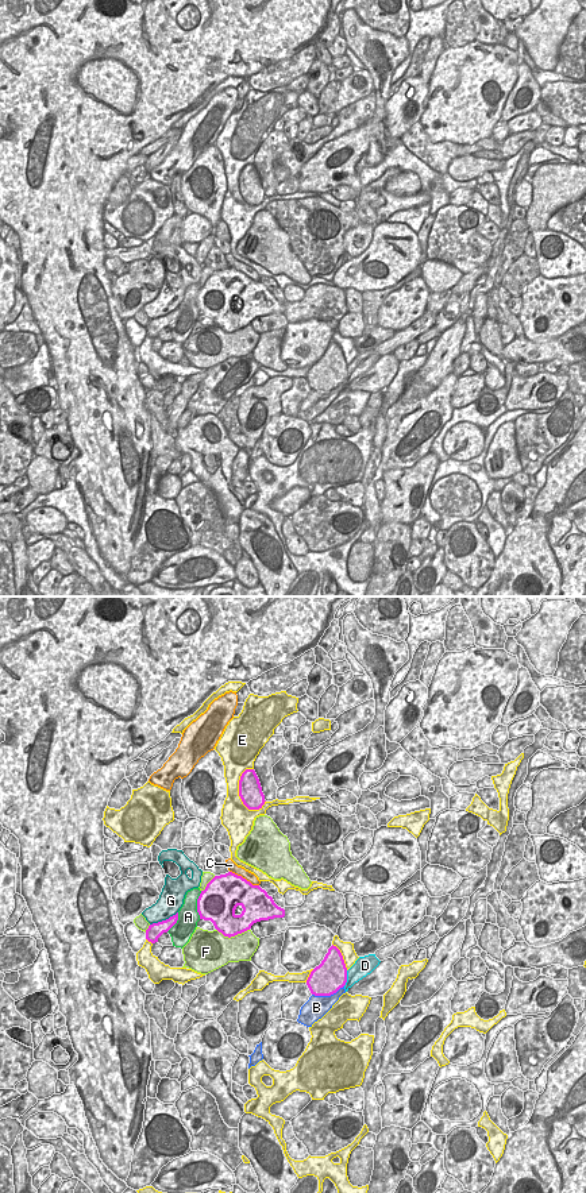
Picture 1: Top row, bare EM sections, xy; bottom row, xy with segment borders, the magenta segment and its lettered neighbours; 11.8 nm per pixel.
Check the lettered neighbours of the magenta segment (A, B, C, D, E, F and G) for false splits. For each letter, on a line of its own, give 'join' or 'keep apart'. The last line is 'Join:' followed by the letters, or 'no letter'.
A: keep apart
B: keep apart
C: keep apart
D: keep apart
E: keep apart
F: keep apart
G: keep apart
Join: no letter

